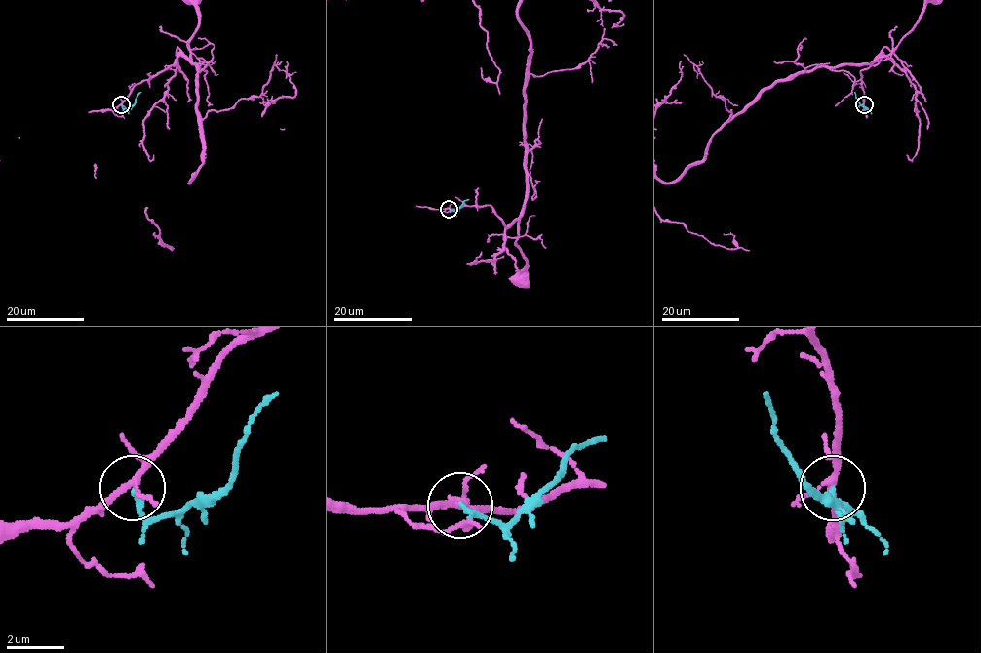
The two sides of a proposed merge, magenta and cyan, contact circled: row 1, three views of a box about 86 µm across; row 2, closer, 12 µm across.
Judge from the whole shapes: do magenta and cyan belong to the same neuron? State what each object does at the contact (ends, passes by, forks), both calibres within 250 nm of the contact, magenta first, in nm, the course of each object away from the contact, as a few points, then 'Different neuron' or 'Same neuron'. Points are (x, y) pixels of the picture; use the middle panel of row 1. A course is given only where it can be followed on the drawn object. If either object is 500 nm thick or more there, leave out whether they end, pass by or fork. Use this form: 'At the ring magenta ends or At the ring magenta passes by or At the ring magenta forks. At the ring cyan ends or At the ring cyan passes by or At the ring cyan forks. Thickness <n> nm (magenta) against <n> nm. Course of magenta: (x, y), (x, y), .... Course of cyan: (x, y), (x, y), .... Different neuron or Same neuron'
At the ring magenta forks. At the ring cyan ends. Thickness 200 nm (magenta) against 180 nm. Course of magenta: (449, 209), (490, 206), (506, 226), (518, 221), (516, 245), (527, 259), (522, 281). Course of cyan: (449, 209), (455, 211), (468, 199). Different neuron

